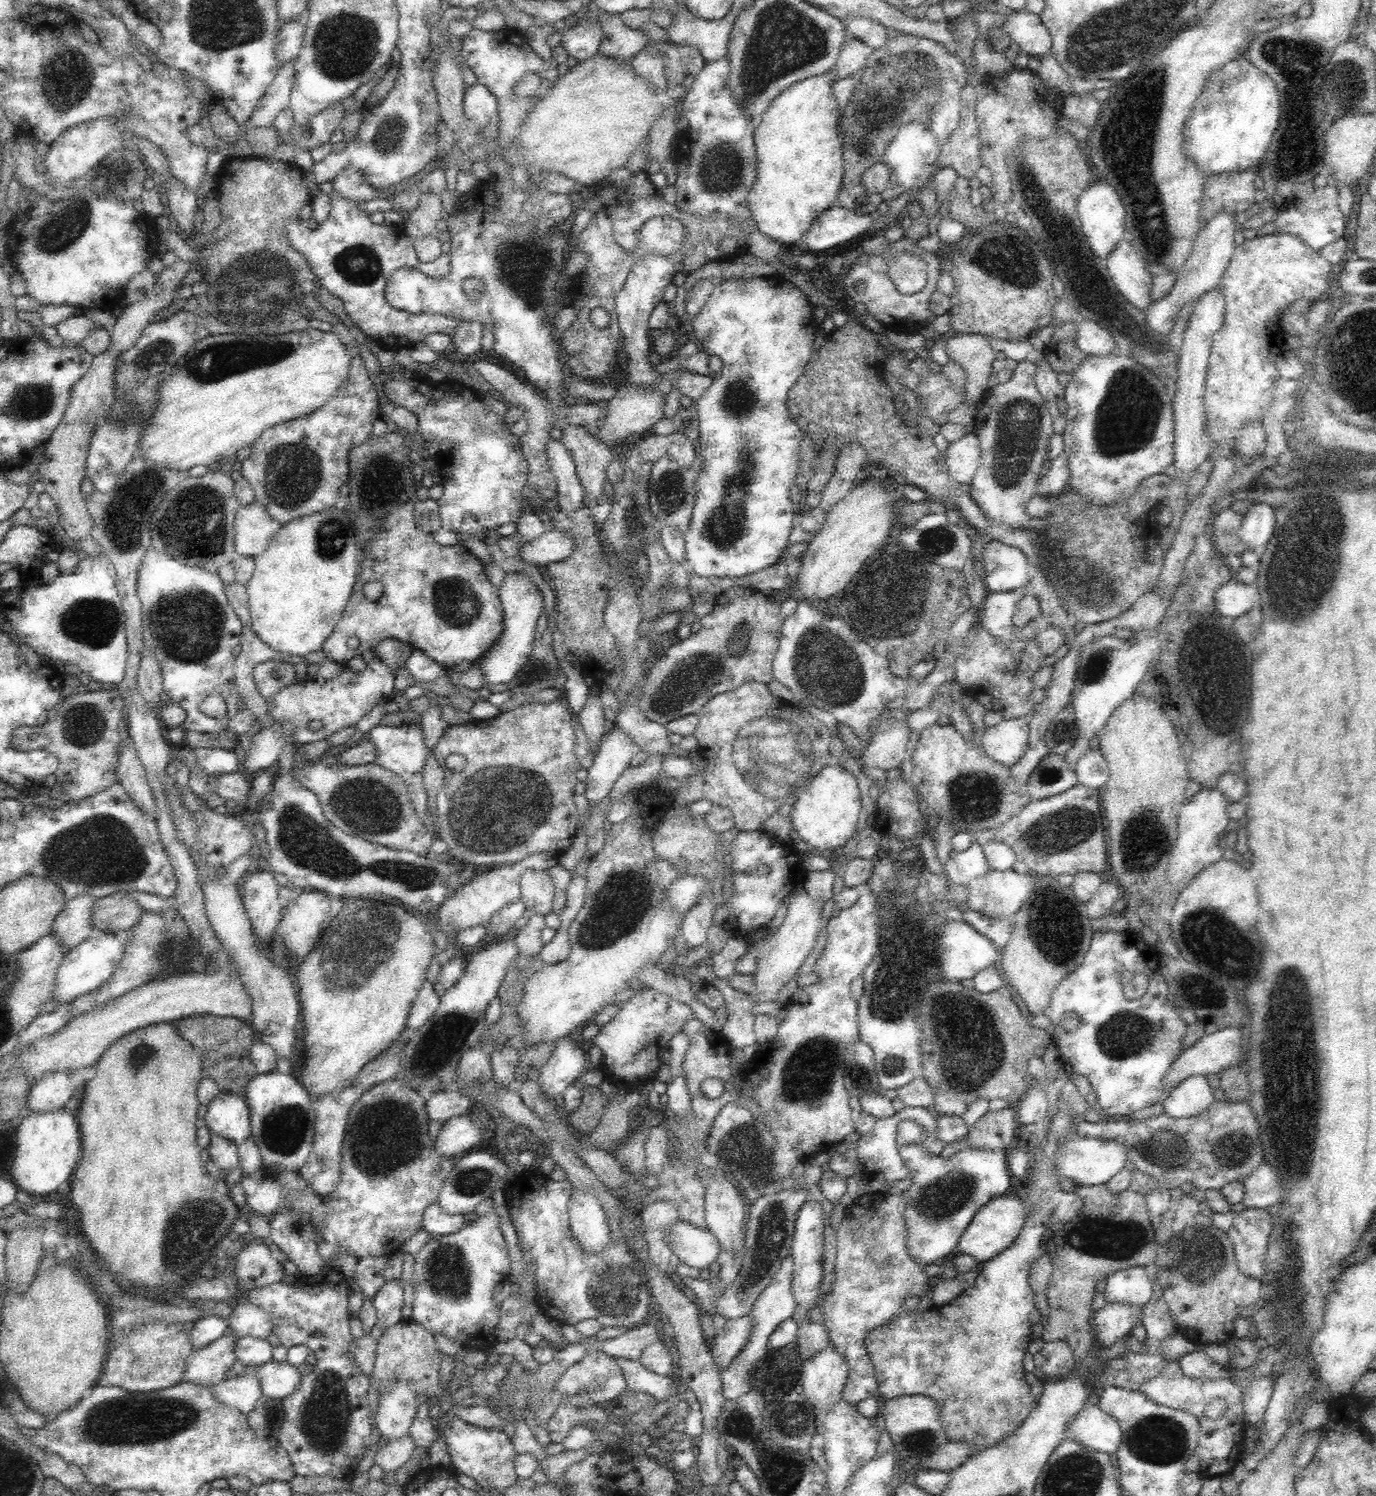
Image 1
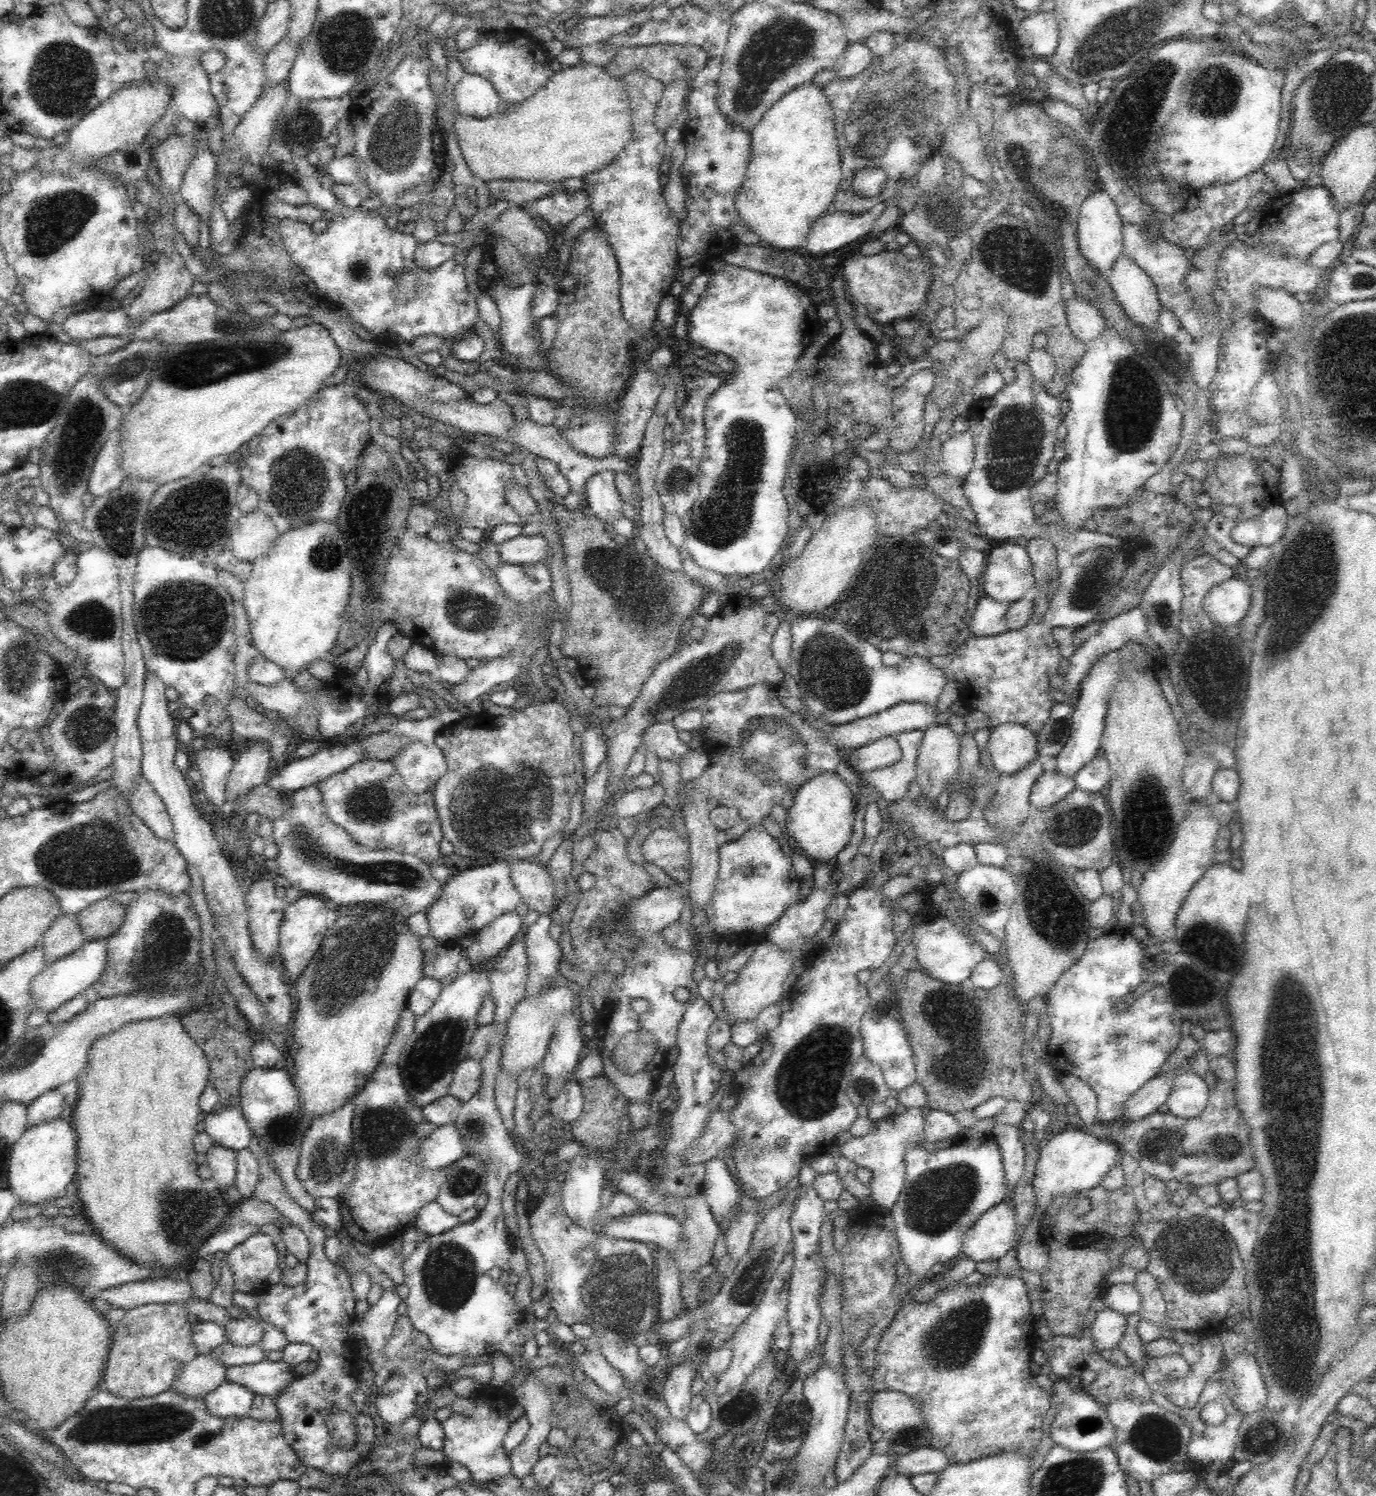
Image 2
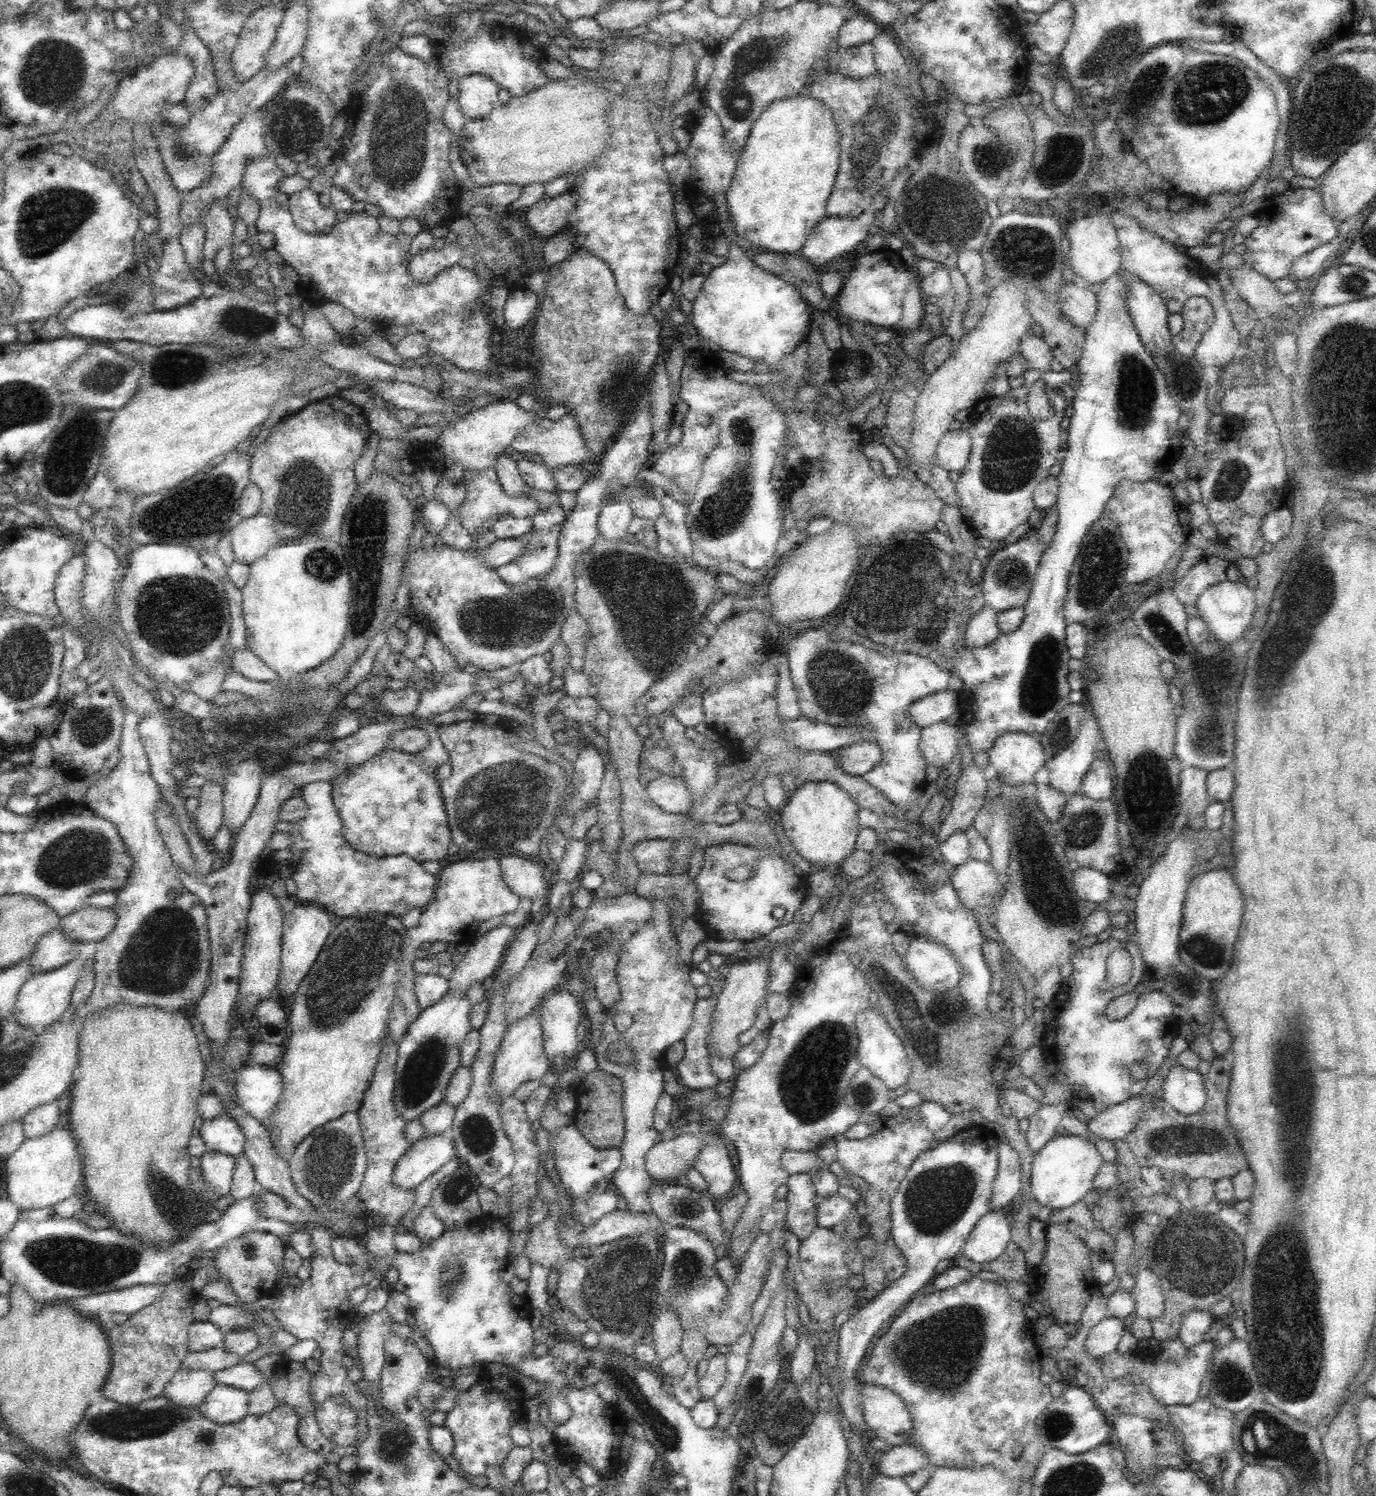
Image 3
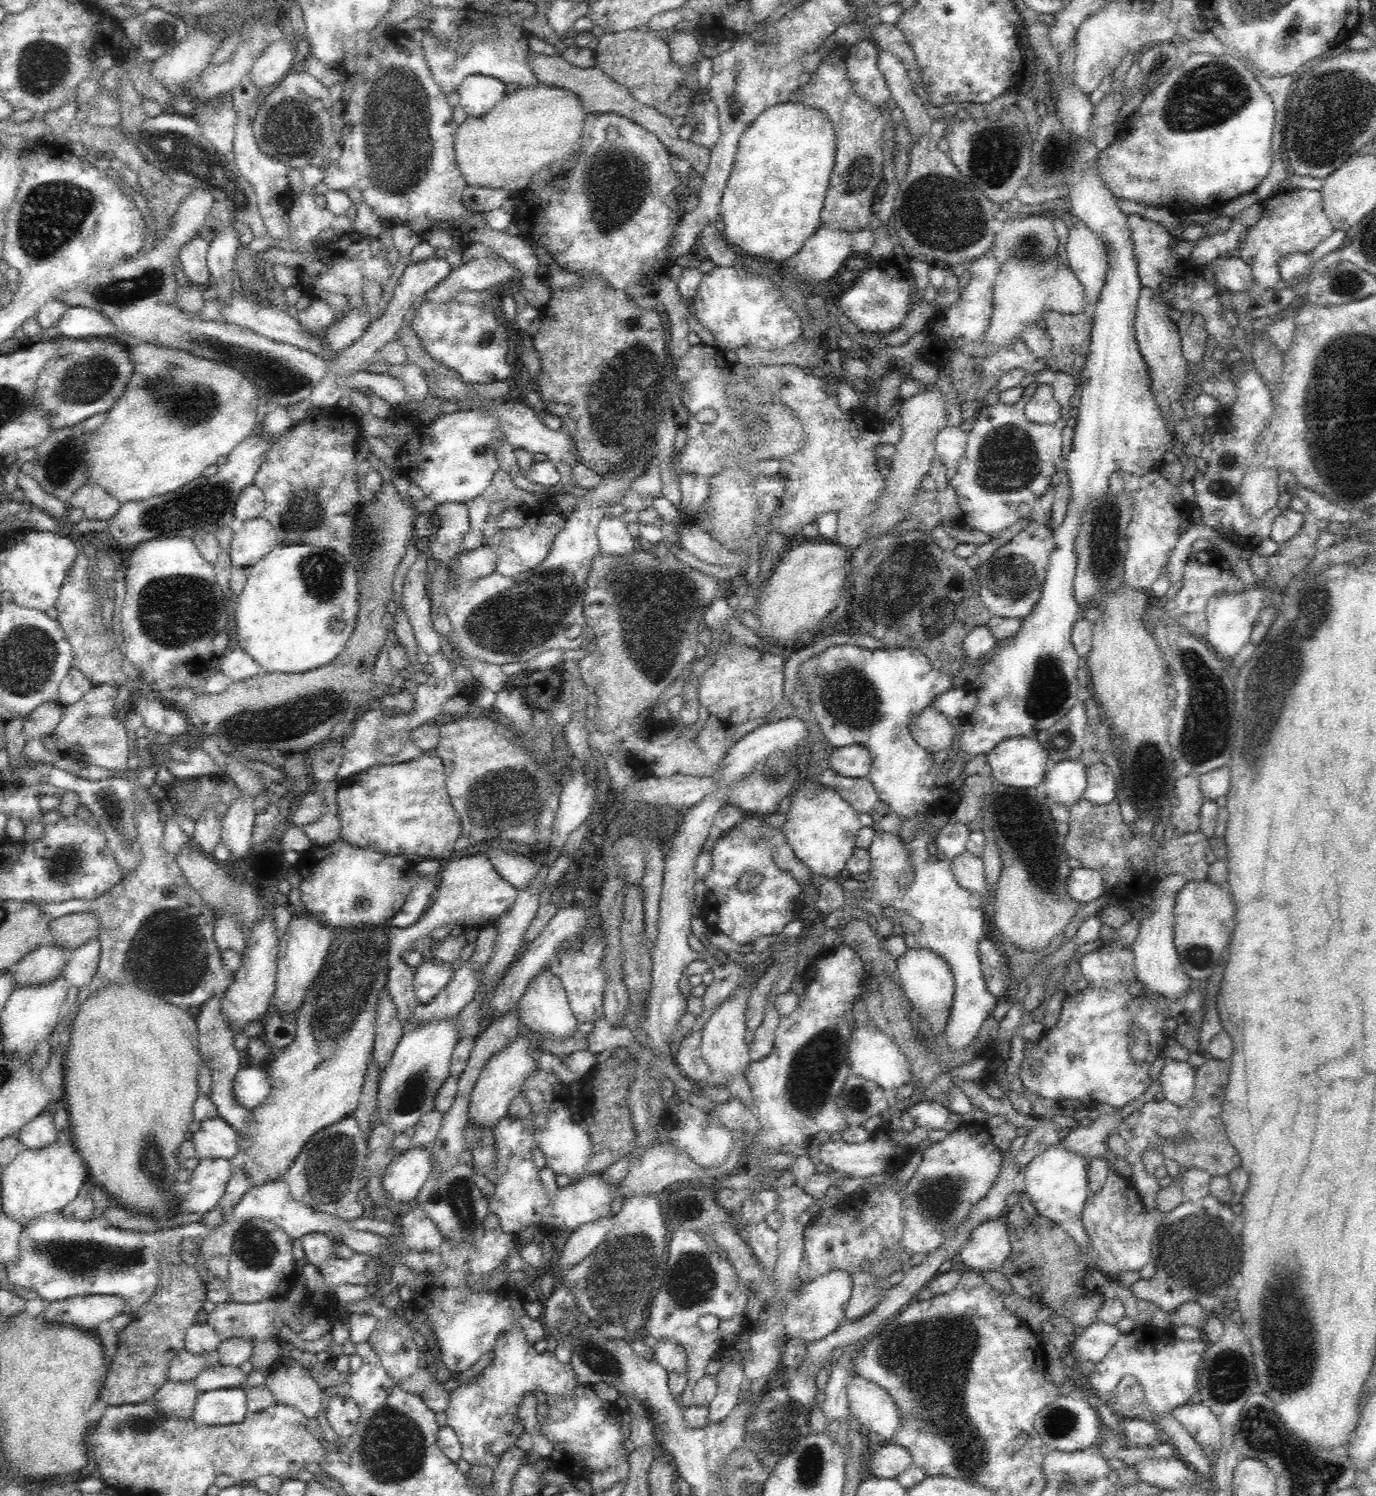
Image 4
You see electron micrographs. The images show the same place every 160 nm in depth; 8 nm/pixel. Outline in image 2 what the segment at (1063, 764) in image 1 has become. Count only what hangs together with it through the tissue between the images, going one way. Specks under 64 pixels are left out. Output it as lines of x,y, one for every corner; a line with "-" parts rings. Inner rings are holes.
1054,769
1044,770
1032,787
1032,806
1046,810
1075,789
1075,780

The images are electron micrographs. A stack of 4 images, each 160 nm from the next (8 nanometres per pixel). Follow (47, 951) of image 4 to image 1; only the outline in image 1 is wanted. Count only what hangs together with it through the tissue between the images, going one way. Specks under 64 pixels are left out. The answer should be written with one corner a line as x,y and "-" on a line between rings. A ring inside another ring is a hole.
90,895
70,899
55,918
50,934
56,937
62,949
69,951
90,936
94,929
92,908
96,899

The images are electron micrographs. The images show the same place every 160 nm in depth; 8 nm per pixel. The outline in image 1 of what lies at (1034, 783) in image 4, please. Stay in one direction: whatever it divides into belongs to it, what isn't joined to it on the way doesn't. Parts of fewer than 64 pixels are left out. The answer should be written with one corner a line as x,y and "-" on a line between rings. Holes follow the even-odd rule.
1029,718
1002,720
990,726
982,735
980,746
986,756
1011,767
1026,752
1030,742

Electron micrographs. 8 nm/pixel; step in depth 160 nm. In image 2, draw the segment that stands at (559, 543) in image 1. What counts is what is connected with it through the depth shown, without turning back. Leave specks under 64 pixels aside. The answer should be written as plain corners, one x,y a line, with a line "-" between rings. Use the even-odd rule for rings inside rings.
518,534
498,544
502,562
508,564
536,564
550,557
551,550
542,534

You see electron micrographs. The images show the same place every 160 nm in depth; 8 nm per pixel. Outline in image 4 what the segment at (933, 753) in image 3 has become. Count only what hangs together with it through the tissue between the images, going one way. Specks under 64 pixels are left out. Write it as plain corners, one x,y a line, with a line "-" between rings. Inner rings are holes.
931,706
910,717
908,725
914,741
931,753
950,751
957,734
951,719

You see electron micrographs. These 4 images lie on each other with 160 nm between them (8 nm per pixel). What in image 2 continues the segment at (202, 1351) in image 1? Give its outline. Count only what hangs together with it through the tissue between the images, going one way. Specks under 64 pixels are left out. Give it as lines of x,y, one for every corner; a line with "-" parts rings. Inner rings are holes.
212,1353
198,1355
176,1373
171,1389
188,1397
203,1398
226,1381
226,1370

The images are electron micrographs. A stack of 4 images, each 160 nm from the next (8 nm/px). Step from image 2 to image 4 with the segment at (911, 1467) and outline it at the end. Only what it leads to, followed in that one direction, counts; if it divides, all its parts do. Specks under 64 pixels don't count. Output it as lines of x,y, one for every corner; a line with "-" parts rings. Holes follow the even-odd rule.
895,1442
881,1443
879,1449
866,1462
870,1476
896,1479
896,1476
912,1464
912,1455

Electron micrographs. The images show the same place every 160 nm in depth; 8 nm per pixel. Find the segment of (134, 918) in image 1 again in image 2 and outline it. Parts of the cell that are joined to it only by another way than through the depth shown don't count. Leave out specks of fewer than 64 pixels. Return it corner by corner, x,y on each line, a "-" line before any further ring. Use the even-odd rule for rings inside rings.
102,899
89,904
76,915
76,921
86,940
106,940
124,922
126,907
112,899

